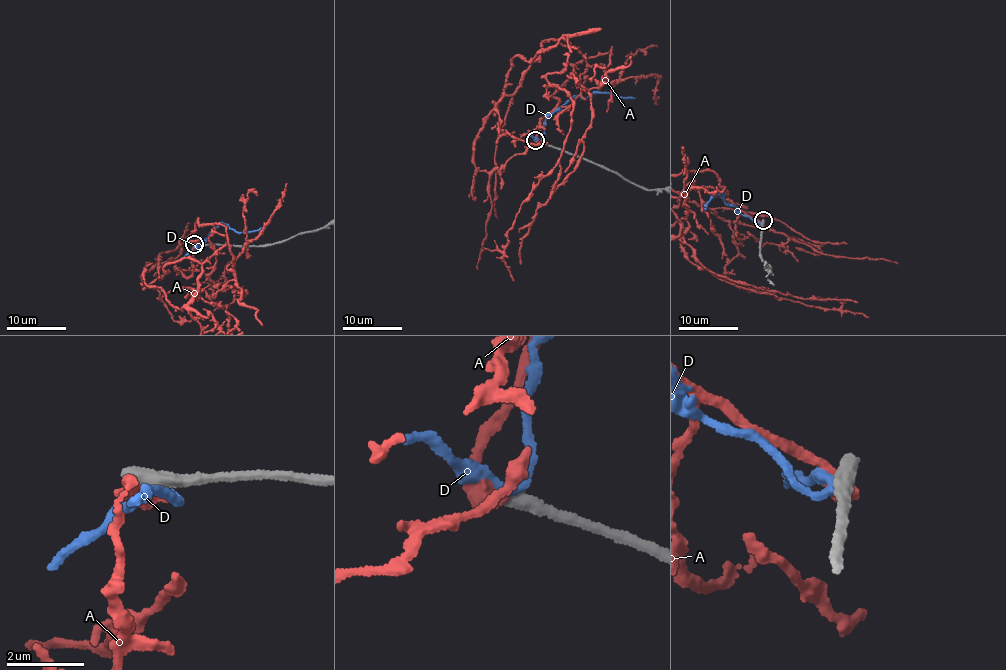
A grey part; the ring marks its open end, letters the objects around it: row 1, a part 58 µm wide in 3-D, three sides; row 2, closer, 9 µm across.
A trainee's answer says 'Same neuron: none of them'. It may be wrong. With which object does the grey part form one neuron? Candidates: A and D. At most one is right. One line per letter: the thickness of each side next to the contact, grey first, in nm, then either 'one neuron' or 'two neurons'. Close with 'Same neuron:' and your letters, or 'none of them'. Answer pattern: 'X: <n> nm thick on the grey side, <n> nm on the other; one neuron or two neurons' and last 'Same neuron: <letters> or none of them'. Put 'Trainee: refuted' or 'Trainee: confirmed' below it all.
A: 550 nm thick on the grey side, 480 nm on the other; two neurons
D: 550 nm thick on the grey side, 220 nm on the other; two neurons
Same neuron: none of them
Trainee: confirmed

